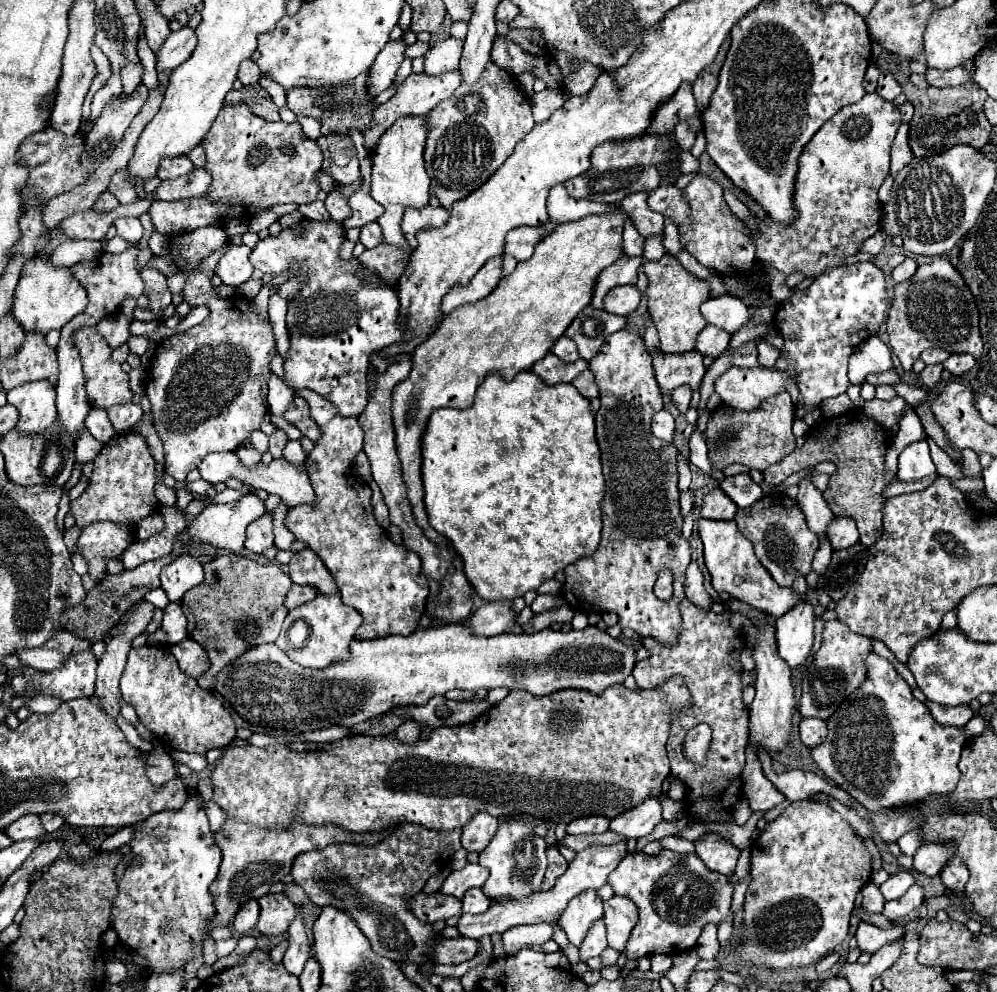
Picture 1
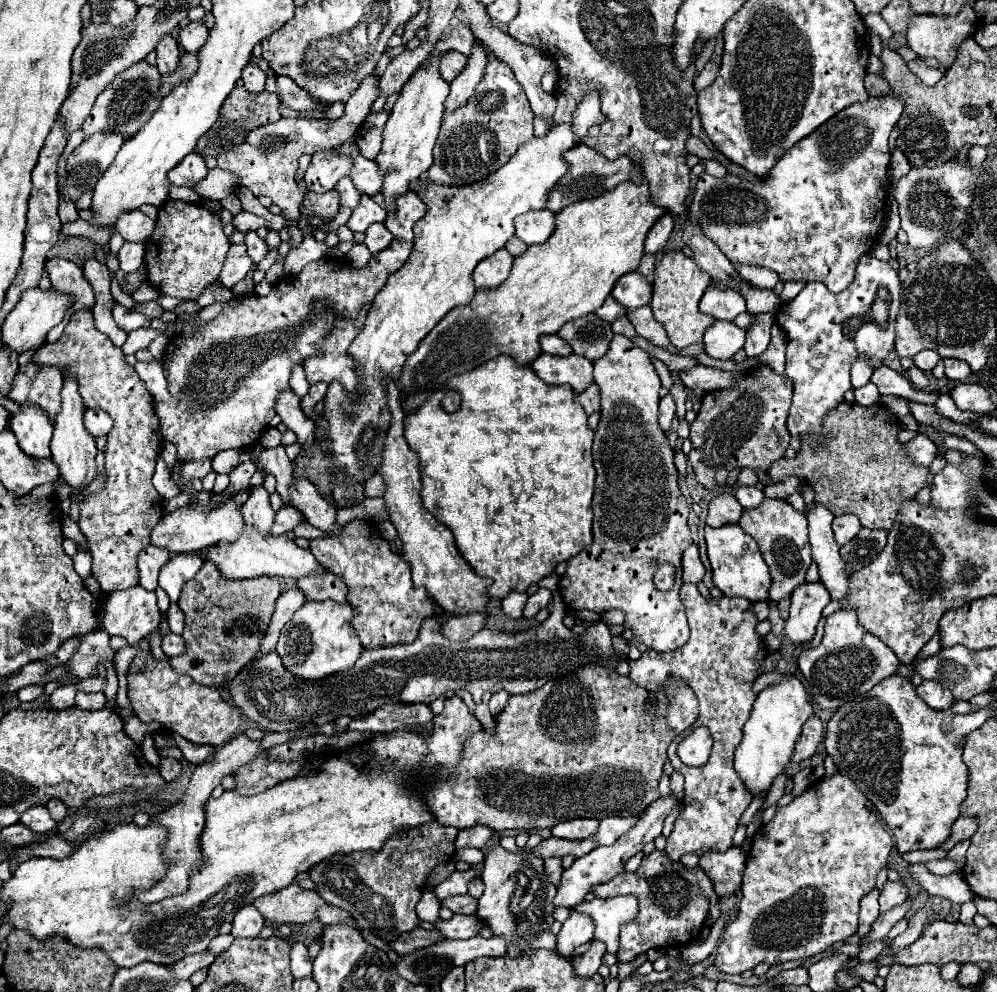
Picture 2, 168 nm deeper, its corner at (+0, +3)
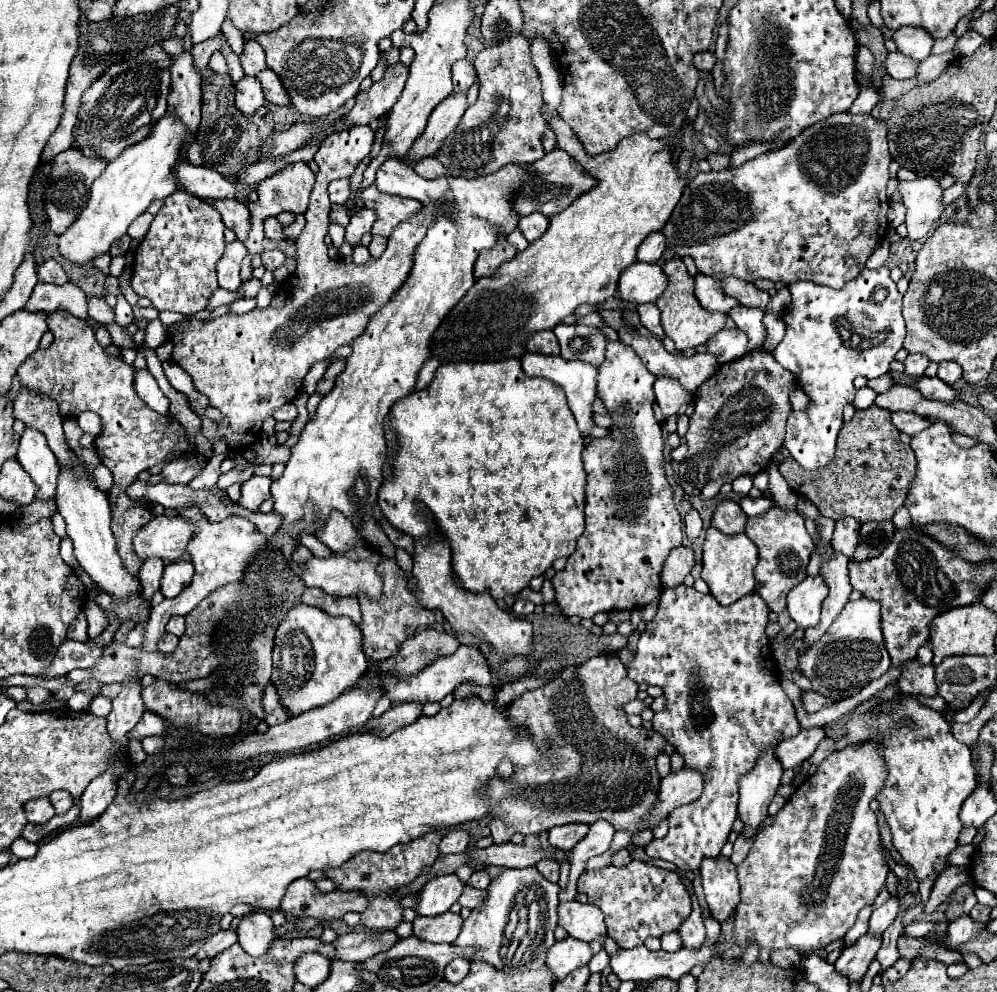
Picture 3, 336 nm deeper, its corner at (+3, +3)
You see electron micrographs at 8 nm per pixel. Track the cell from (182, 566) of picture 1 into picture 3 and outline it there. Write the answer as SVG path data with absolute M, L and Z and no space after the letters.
M177 560L165 566L165 572L161 576L161 592L165 598L175 598L193 578L195 568L187 560Z

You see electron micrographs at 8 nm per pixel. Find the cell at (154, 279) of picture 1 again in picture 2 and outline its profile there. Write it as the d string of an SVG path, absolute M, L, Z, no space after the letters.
M146 302L146 304L140 304L138 310L140 310L142 314L146 314L146 316L150 316L150 318L160 318L162 312L164 312L162 306L160 306L158 302Z

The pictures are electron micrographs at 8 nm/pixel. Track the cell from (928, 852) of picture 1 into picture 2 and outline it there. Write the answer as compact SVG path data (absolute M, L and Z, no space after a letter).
M966 814L958 816L958 820L956 820L954 826L952 826L950 838L948 838L940 848L950 850L954 844L958 844L958 842L962 842L962 840L968 840L968 838L976 832L976 828L978 828L978 820L974 820L974 816L966 816Z

